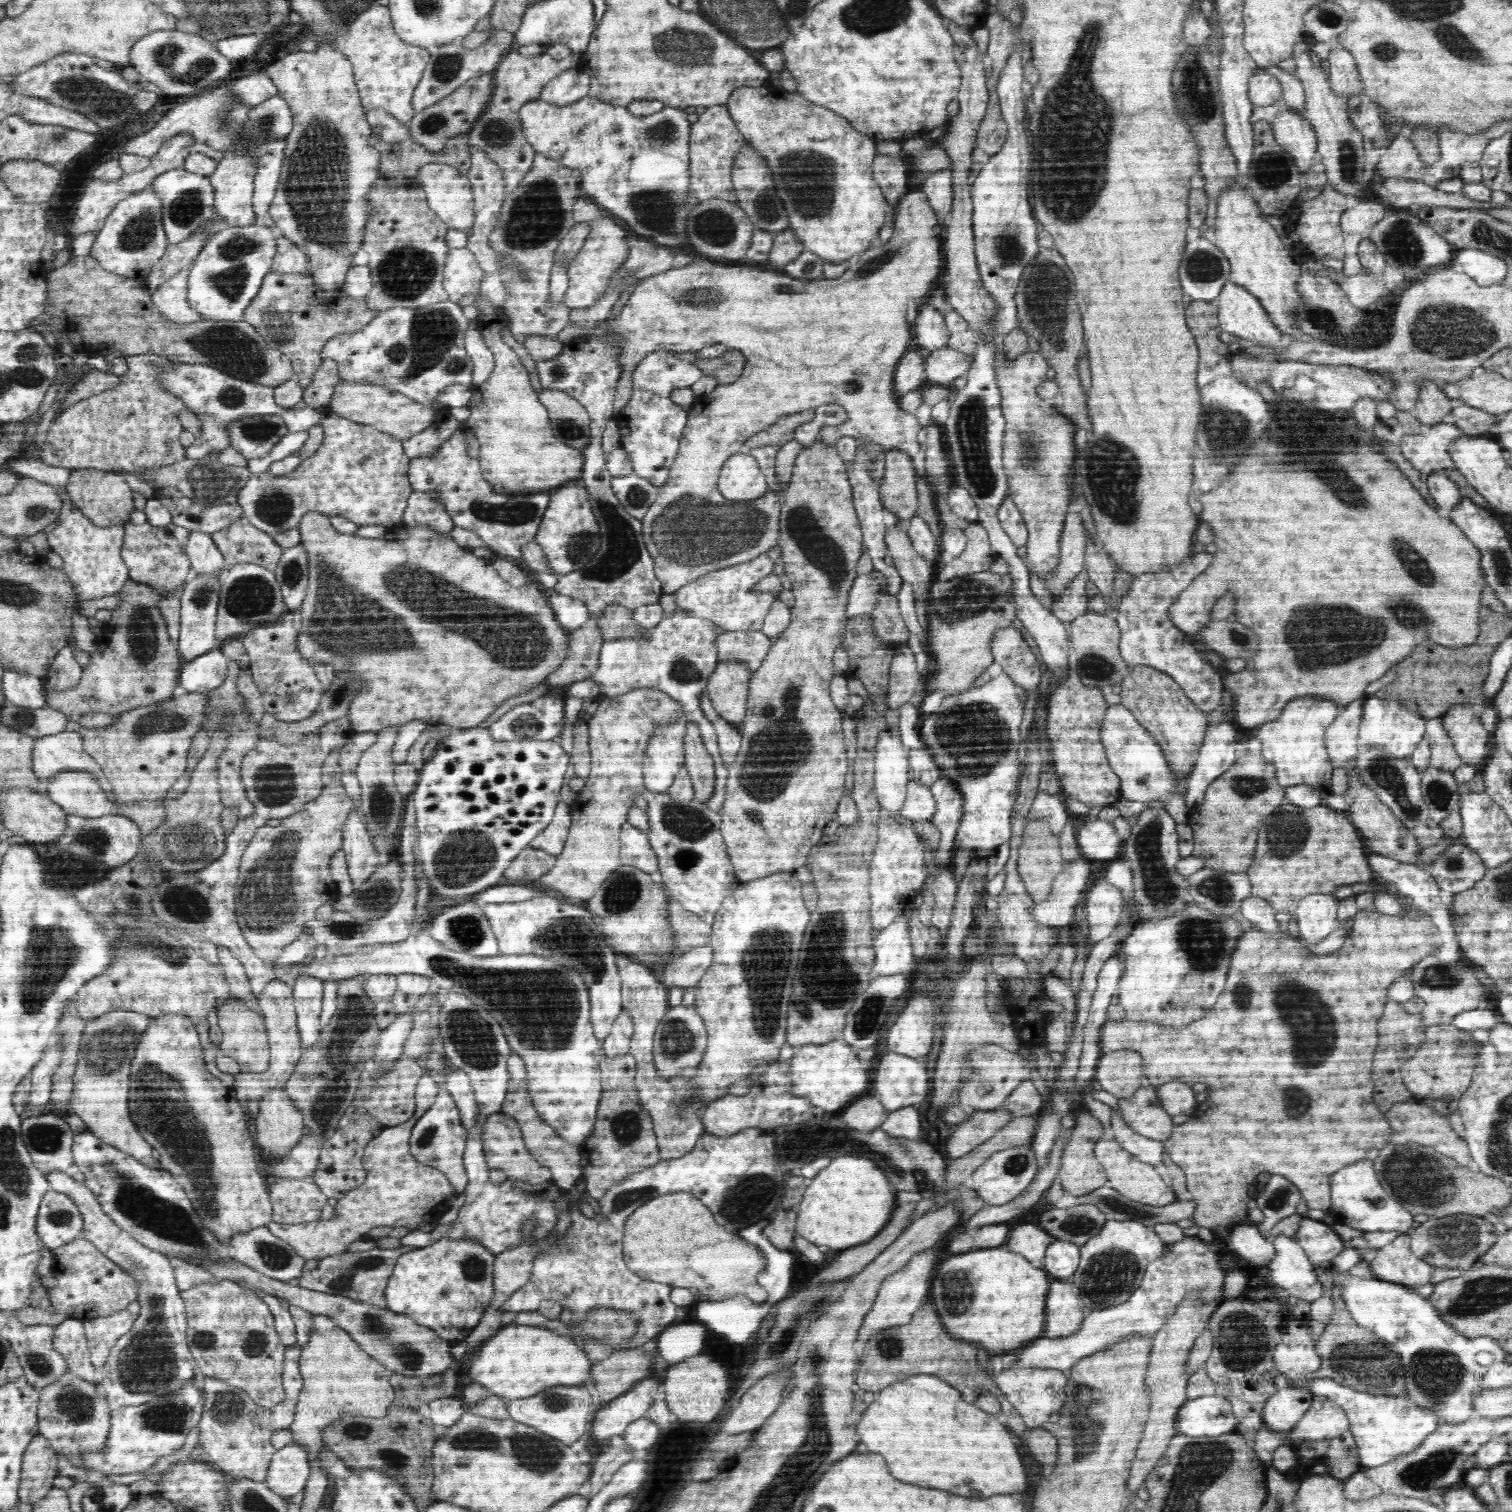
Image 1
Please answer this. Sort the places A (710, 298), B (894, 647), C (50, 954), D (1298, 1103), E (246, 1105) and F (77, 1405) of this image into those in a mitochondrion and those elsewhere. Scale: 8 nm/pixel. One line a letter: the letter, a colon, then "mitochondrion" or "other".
A: mitochondrion
B: other
C: mitochondrion
D: mitochondrion
E: other
F: mitochondrion

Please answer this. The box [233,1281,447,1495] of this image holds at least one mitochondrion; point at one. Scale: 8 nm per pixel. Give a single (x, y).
(356, 1430)

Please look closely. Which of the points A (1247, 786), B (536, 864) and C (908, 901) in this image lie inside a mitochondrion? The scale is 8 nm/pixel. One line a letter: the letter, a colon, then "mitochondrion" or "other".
A: mitochondrion
B: other
C: other

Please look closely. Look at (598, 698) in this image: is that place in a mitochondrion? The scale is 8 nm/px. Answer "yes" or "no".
no

